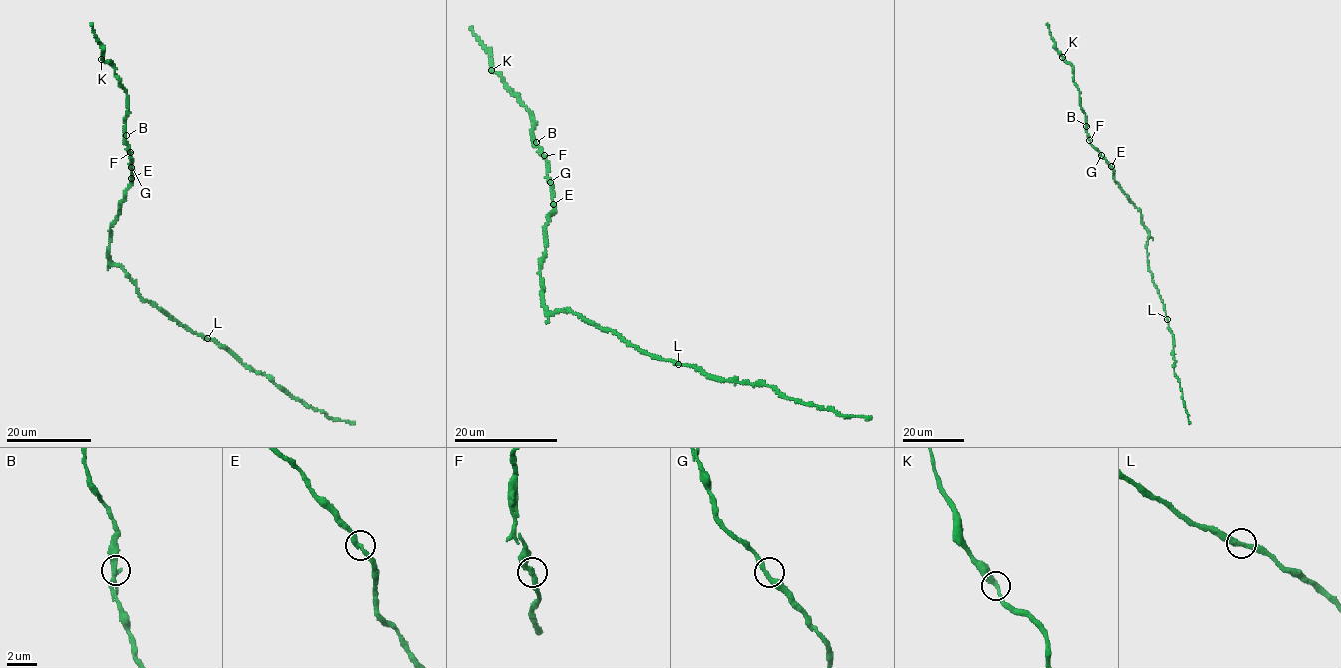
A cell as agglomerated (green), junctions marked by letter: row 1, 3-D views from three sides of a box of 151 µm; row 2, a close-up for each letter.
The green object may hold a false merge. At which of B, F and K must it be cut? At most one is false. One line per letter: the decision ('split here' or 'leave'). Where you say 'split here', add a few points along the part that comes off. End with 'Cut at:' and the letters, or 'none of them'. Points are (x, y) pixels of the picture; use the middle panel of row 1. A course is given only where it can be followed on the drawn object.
B: leave
F: leave
K: leave
Cut at: none of them

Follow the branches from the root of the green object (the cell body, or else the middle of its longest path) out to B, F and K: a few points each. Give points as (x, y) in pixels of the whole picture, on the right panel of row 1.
B: (1143, 222), (1141, 212), (1114, 180), (1112, 167), (1090, 143), (1086, 126)
F: (1143, 222), (1141, 212), (1114, 180), (1112, 167), (1090, 140)
K: (1143, 222), (1141, 212), (1114, 180), (1112, 167), (1090, 143), (1086, 115), (1074, 82), (1073, 68), (1062, 57)

